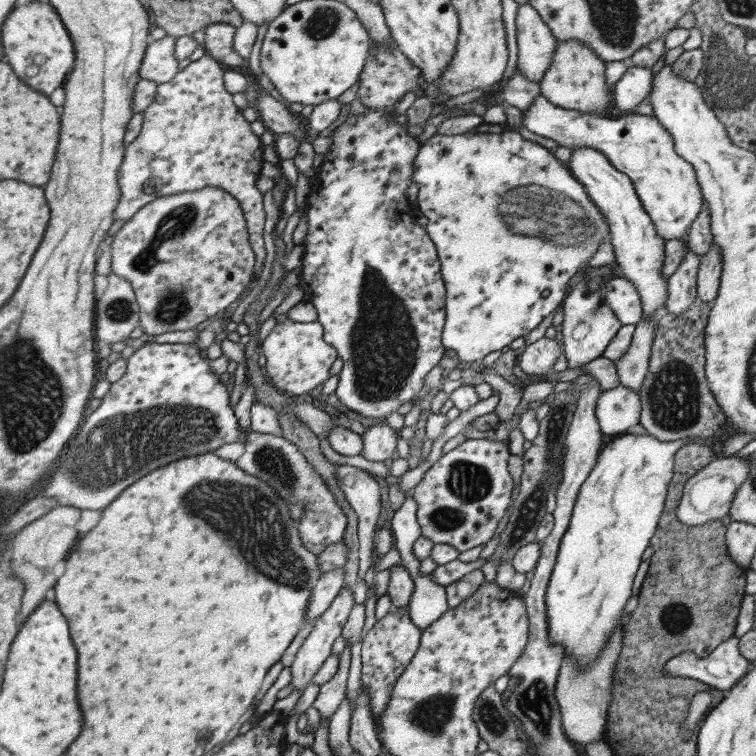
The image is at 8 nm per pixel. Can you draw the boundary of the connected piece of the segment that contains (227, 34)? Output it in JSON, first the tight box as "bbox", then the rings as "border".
{"bbox":[202,22,244,67],"border":[[[223,22],[210,23],[203,28],[205,39],[202,45],[205,52],[226,67],[240,66],[244,62],[233,47],[235,29]]]}

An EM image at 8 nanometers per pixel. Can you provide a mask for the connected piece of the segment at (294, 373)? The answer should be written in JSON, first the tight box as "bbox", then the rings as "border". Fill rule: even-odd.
{"bbox":[262,319,336,395],"border":[[[286,319],[278,323],[262,345],[266,356],[267,376],[276,388],[292,395],[310,393],[314,387],[320,386],[330,378],[330,366],[336,360],[336,349],[323,339],[323,326],[316,320],[304,323]]]}

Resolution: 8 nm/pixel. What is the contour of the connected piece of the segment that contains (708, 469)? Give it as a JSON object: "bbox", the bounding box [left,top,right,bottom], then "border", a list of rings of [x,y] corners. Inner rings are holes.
{"bbox":[676,457,749,526],"border":[[[720,457],[708,464],[703,463],[703,467],[684,485],[676,511],[678,520],[688,526],[700,526],[710,520],[722,519],[729,515],[733,498],[748,476],[749,468],[749,460],[746,457]]]}

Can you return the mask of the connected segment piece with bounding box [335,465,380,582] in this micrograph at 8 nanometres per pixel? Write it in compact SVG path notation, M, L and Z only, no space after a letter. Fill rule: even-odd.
M335 465L338 486L344 492L346 500L351 504L358 516L359 538L359 573L358 582L364 580L372 561L372 544L377 533L376 522L380 516L380 483L359 467Z

